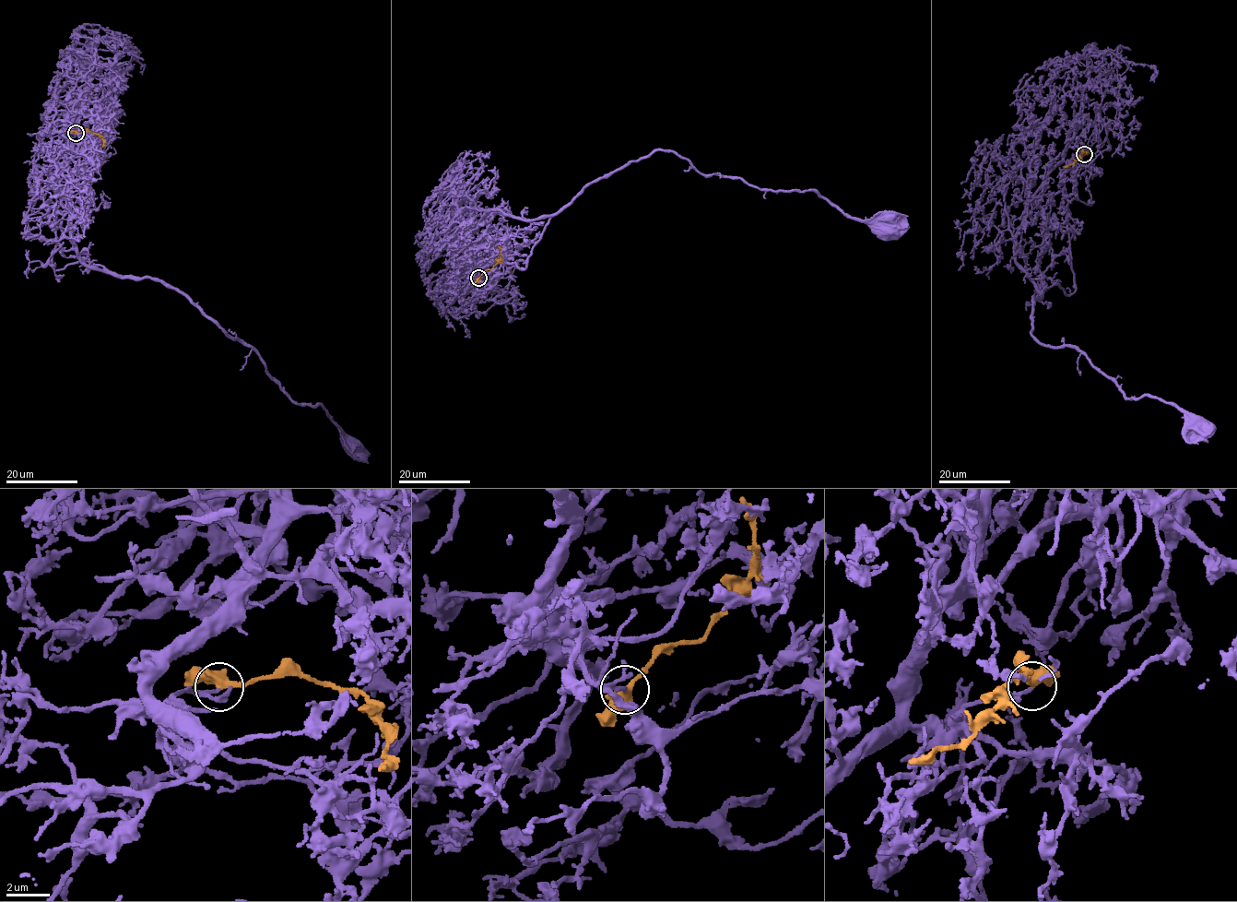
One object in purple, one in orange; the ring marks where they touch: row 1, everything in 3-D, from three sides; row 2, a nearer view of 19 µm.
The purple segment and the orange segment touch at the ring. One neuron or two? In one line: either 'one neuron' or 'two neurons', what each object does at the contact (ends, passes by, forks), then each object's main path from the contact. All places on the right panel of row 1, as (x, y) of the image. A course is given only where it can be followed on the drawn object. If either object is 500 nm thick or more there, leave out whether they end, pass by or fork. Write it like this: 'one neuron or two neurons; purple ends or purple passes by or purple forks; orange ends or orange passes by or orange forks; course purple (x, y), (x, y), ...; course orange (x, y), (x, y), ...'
one neuron; purple passes by; orange passes by; course purple (1084, 155), (1054, 168), (1016, 239), (1016, 264), (1042, 291), (1031, 334), (1203, 427); course orange (1084, 154), (1082, 151), (1076, 161), (1064, 168)

